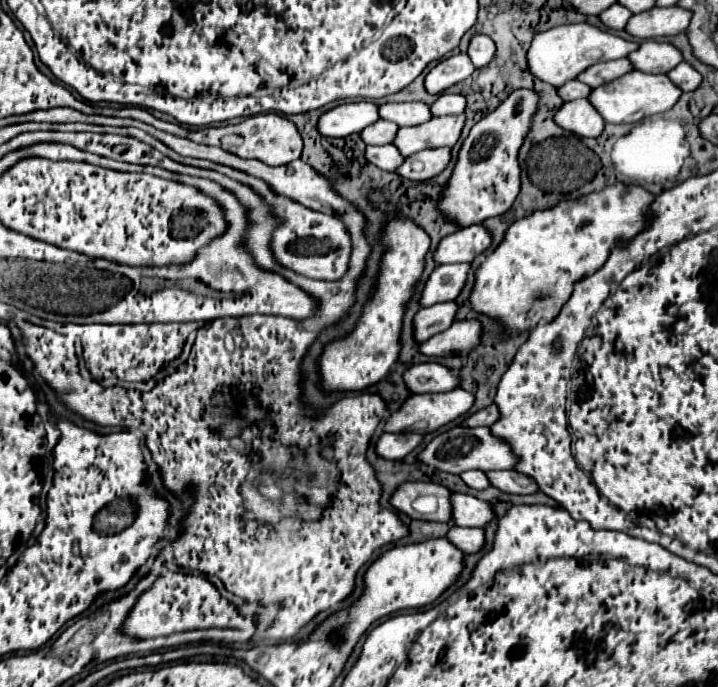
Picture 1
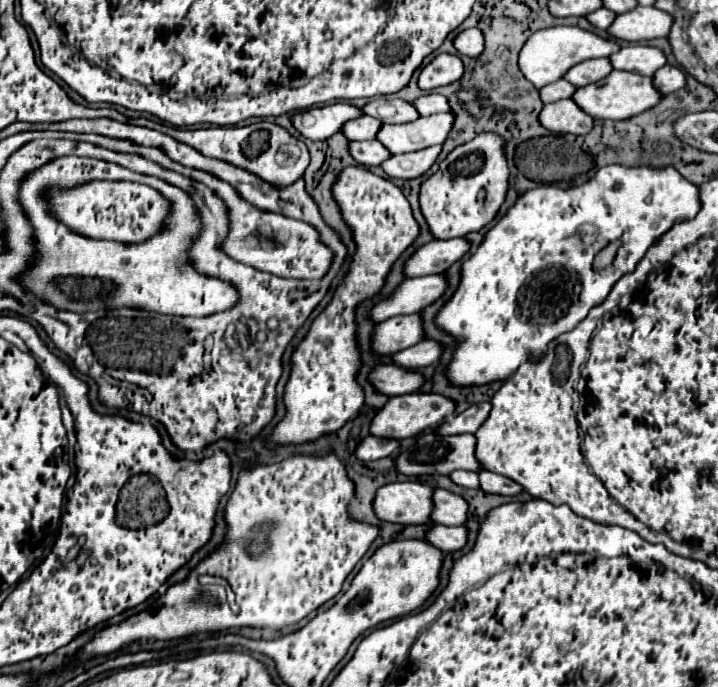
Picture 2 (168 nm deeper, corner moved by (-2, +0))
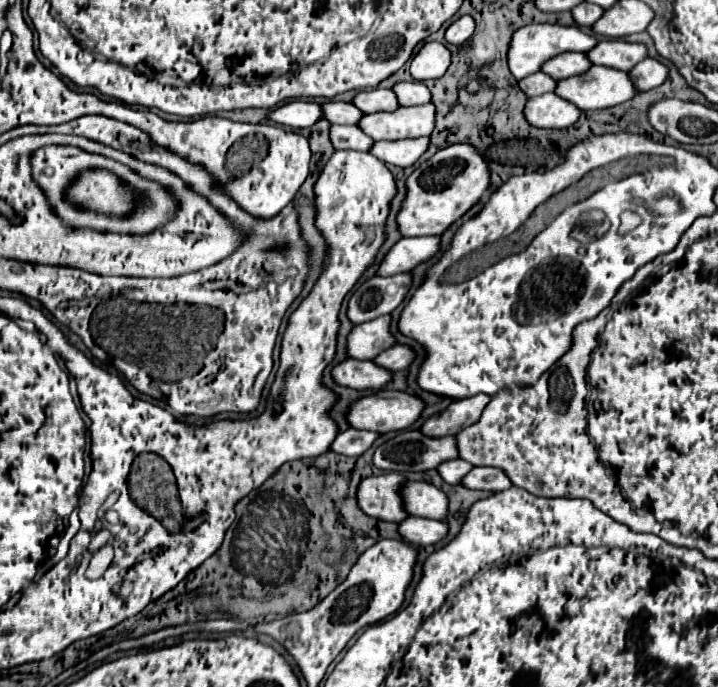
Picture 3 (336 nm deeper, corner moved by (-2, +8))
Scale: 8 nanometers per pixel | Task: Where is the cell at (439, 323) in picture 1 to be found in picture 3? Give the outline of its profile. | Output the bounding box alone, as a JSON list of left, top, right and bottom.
[346,316,394,360]

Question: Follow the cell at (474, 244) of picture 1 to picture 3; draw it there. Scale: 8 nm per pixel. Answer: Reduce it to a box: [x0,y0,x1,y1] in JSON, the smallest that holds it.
[378,236,440,276]

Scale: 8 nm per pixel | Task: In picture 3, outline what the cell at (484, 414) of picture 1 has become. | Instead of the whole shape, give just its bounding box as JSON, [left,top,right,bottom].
[420,394,490,438]

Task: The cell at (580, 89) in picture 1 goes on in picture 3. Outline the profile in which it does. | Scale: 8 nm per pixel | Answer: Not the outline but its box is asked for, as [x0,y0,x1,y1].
[518,72,556,98]

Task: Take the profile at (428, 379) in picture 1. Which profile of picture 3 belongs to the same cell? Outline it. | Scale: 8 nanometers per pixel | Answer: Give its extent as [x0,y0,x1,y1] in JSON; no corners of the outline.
[332,360,392,390]

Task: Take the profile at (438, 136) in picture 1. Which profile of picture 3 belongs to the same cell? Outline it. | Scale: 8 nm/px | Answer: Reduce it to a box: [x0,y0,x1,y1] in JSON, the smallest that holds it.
[358,106,434,140]

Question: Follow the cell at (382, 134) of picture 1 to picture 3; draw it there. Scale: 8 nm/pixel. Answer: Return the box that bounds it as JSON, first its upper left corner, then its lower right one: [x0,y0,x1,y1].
[322,102,362,124]

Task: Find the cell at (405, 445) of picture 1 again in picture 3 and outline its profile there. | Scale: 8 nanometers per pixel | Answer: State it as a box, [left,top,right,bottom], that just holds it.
[330,428,380,458]

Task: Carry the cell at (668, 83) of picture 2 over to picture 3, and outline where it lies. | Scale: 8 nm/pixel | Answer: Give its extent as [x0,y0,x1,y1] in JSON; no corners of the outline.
[628,58,668,92]

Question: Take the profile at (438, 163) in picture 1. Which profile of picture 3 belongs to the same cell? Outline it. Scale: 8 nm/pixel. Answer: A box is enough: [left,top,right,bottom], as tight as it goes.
[370,138,428,168]

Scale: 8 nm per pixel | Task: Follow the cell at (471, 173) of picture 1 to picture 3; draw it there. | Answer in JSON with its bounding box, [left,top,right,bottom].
[398,144,490,238]

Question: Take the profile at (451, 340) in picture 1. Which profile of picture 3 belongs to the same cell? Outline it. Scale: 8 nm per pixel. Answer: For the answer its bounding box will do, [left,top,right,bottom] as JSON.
[374,346,414,372]

